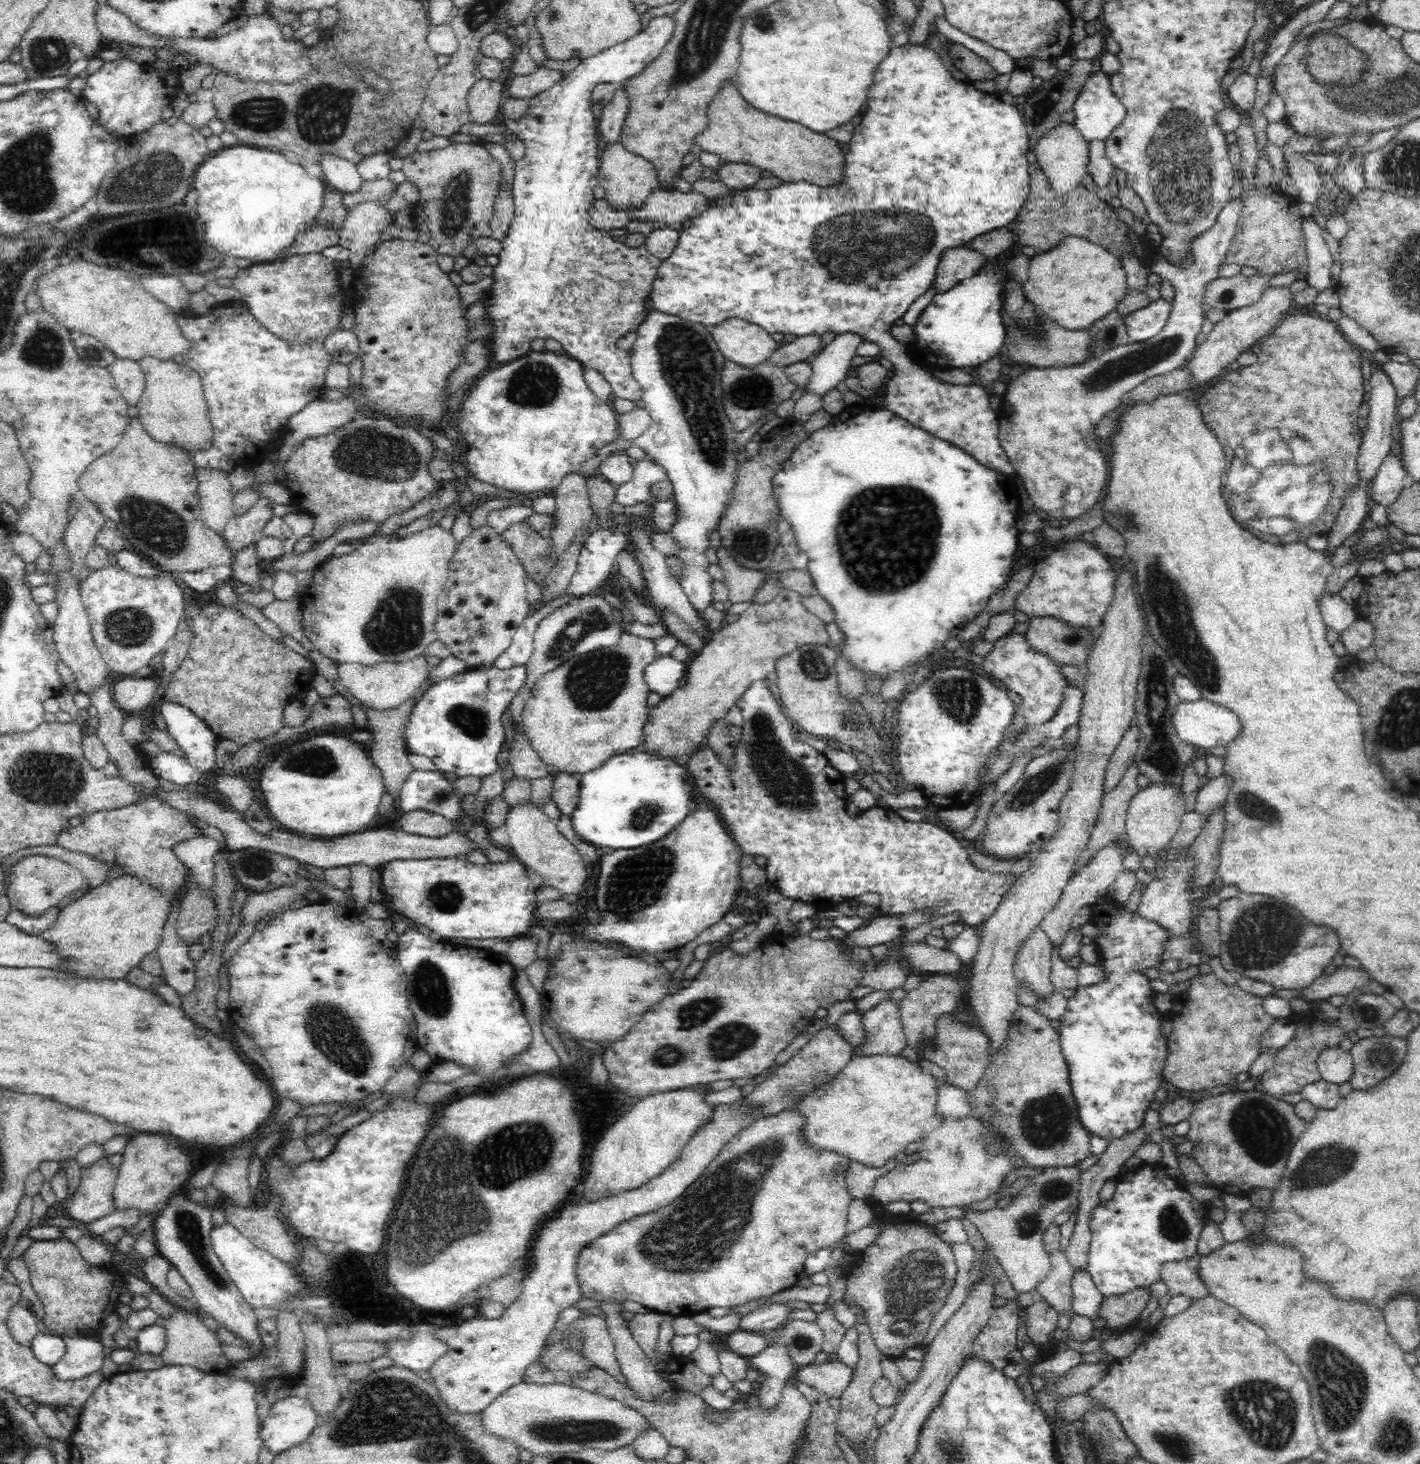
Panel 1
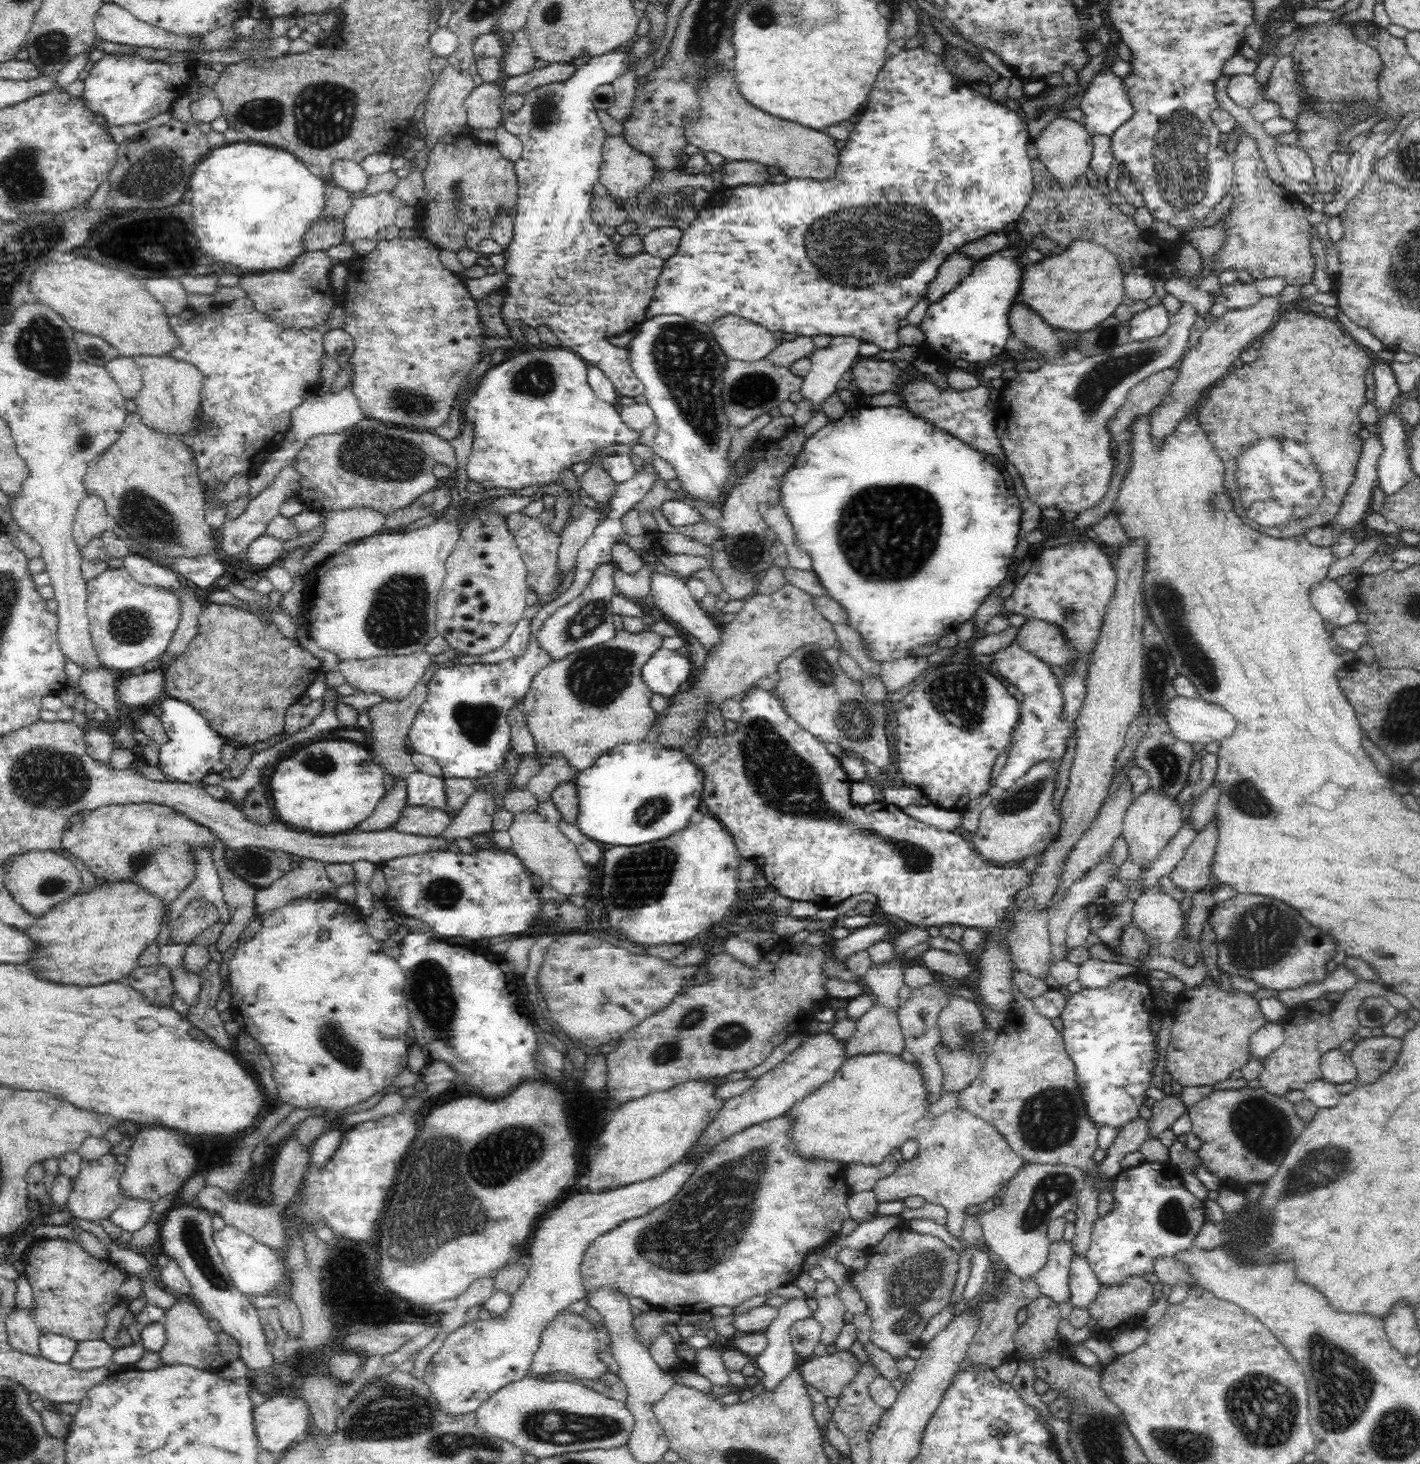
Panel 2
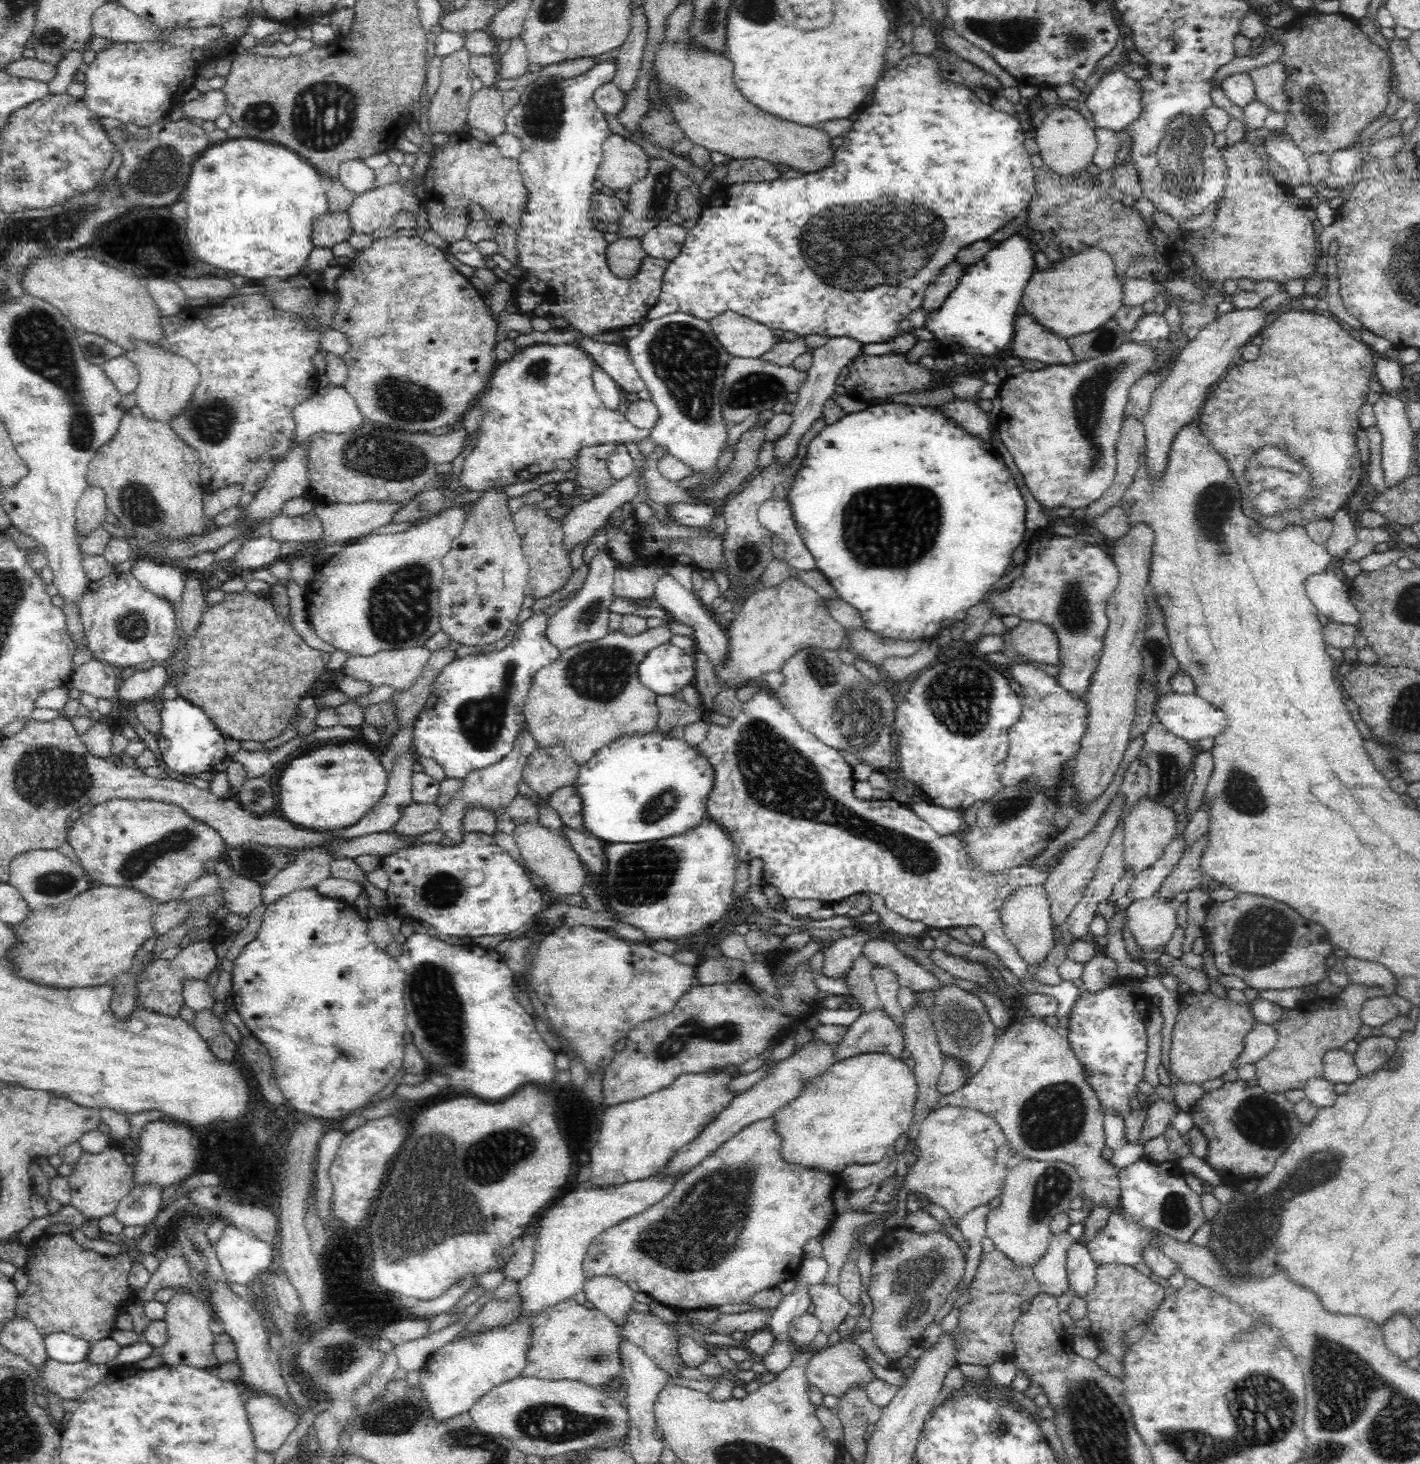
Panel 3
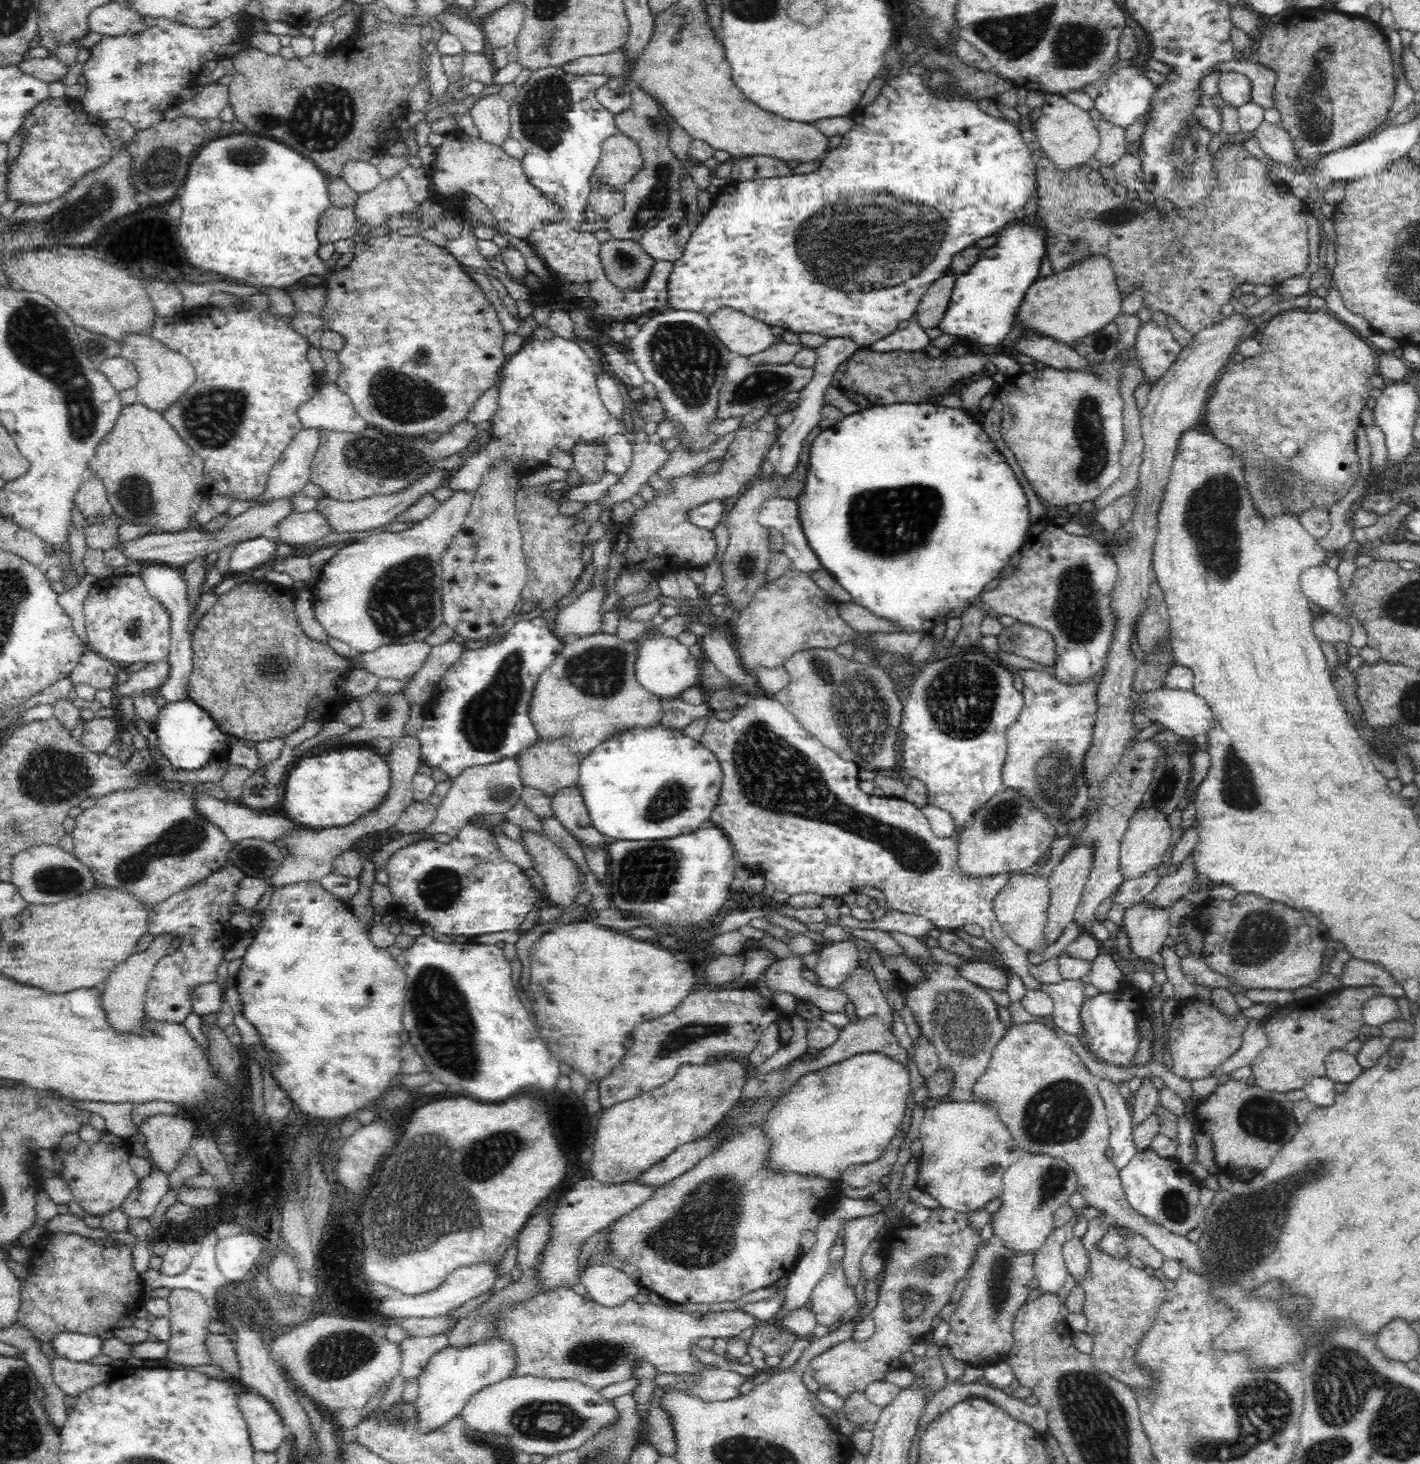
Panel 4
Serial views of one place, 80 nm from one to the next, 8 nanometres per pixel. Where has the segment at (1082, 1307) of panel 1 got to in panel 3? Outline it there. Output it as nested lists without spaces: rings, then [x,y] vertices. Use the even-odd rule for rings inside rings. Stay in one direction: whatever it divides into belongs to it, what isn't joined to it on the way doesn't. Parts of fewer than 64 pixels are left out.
[[[1073,1244],[1068,1250],[1067,1279],[1074,1296],[1085,1300],[1095,1286],[1096,1267],[1084,1246]]]

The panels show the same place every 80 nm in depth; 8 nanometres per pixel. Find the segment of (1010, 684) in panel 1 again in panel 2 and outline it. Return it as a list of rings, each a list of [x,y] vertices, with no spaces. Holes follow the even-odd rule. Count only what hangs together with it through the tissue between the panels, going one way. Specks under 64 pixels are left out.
[[[1013,640],[1004,650],[992,654],[989,668],[992,672],[1000,674],[1007,684],[1012,684],[1024,695],[1022,710],[1019,712],[1019,723],[1013,733],[1014,745],[997,785],[1004,790],[1014,785],[1033,765],[1041,761],[1056,761],[1065,753],[1067,737],[1075,732],[1075,724],[1068,724],[1063,719],[1063,694],[1057,676],[1052,672],[1051,665],[1024,650]]]

